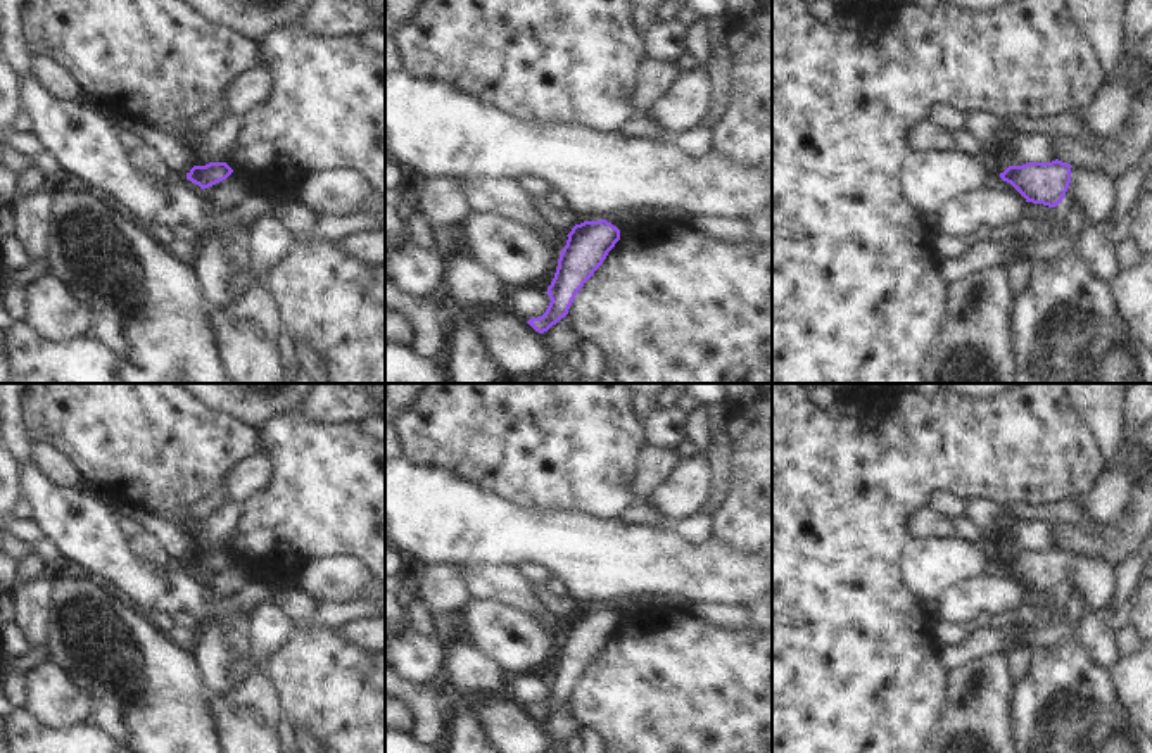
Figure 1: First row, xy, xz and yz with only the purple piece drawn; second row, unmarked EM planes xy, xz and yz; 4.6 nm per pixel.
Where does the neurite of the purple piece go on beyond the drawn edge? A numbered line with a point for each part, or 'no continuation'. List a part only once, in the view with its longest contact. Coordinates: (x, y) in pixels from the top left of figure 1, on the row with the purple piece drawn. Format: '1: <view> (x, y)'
no continuation

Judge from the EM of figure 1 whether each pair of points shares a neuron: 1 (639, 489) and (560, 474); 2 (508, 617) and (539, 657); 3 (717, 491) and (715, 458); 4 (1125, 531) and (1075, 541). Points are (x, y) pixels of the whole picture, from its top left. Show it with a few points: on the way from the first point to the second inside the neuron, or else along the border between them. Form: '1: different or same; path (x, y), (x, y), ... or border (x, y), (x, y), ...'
1: different; border (641, 448), (636, 458), (632, 496)
2: same; path (513, 627), (529, 646)
3: same; path (717, 482), (717, 467)
4: same; path (1114, 543), (1109, 548), (1087, 544)

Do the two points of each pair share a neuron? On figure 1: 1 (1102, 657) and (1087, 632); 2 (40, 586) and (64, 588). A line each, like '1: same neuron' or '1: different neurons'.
1: same neuron
2: different neurons

